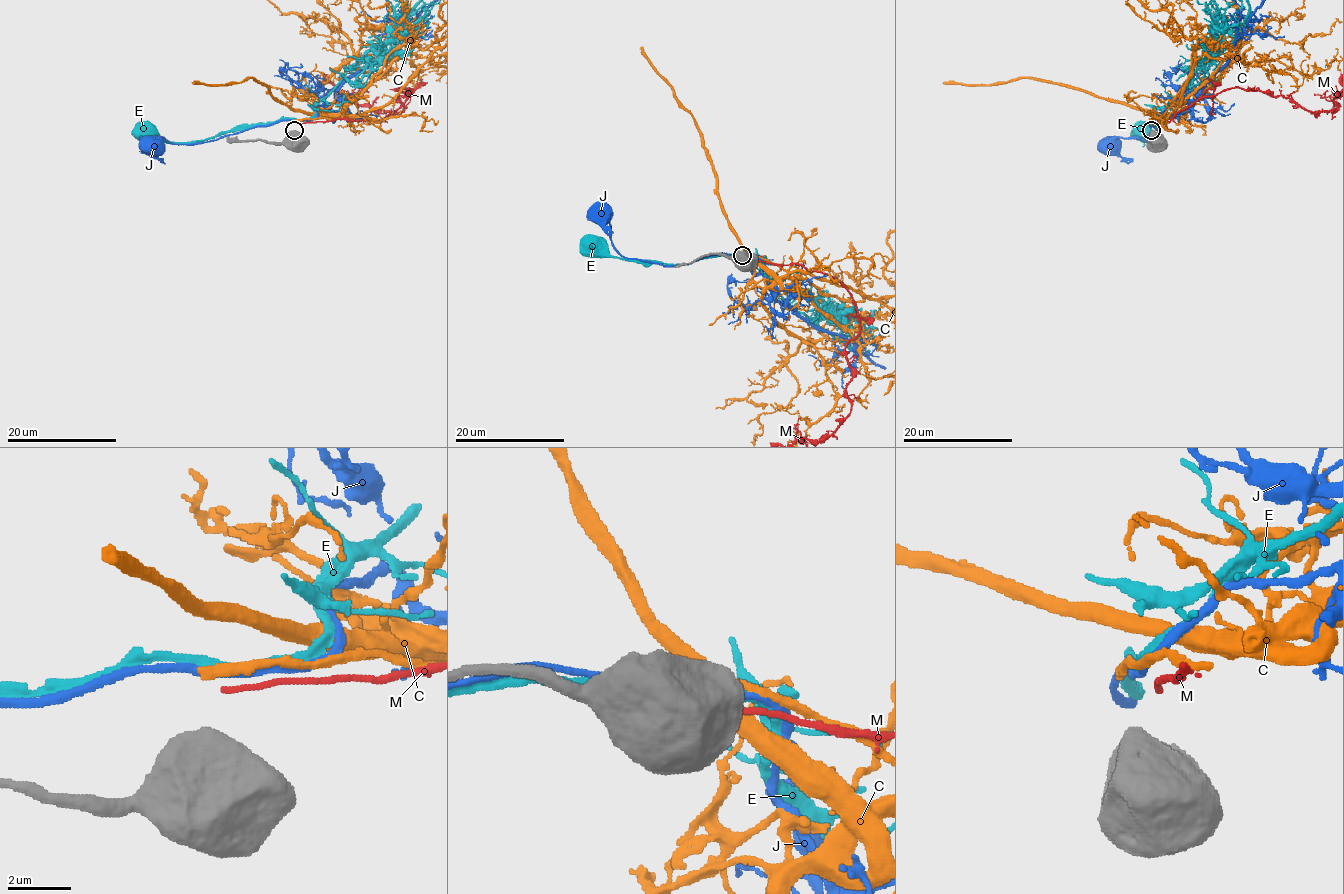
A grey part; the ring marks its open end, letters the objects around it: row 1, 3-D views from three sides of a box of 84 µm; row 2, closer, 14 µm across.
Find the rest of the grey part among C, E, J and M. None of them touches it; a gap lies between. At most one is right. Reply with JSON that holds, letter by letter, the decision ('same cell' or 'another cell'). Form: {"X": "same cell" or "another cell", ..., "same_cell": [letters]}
{"C": "another cell", "E": "another cell", "J": "another cell", "M": "another cell", "same_cell": []}

